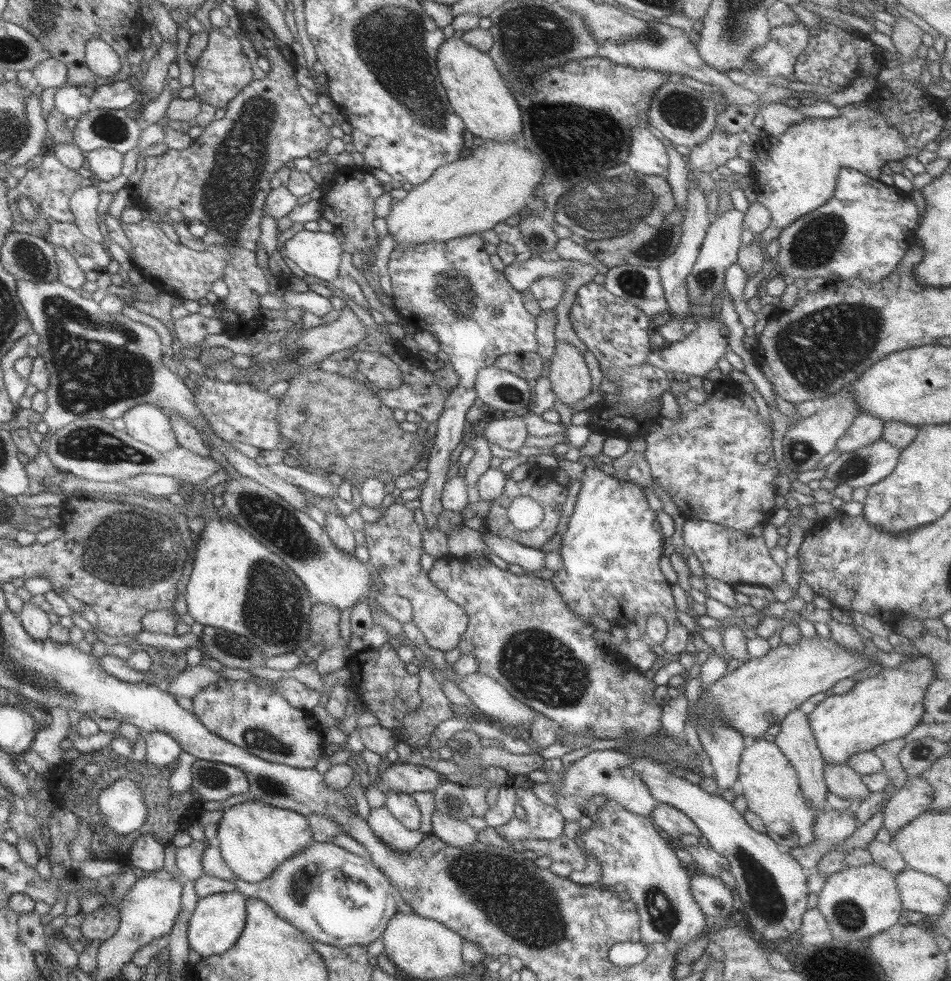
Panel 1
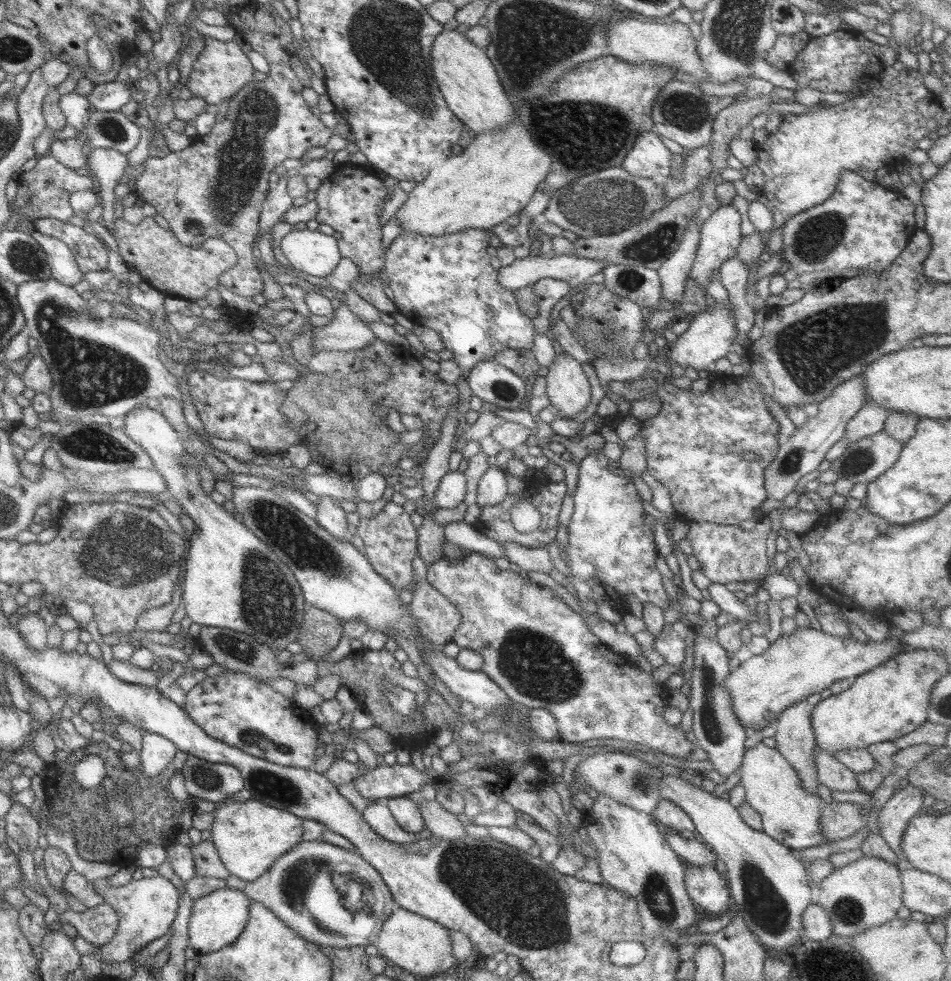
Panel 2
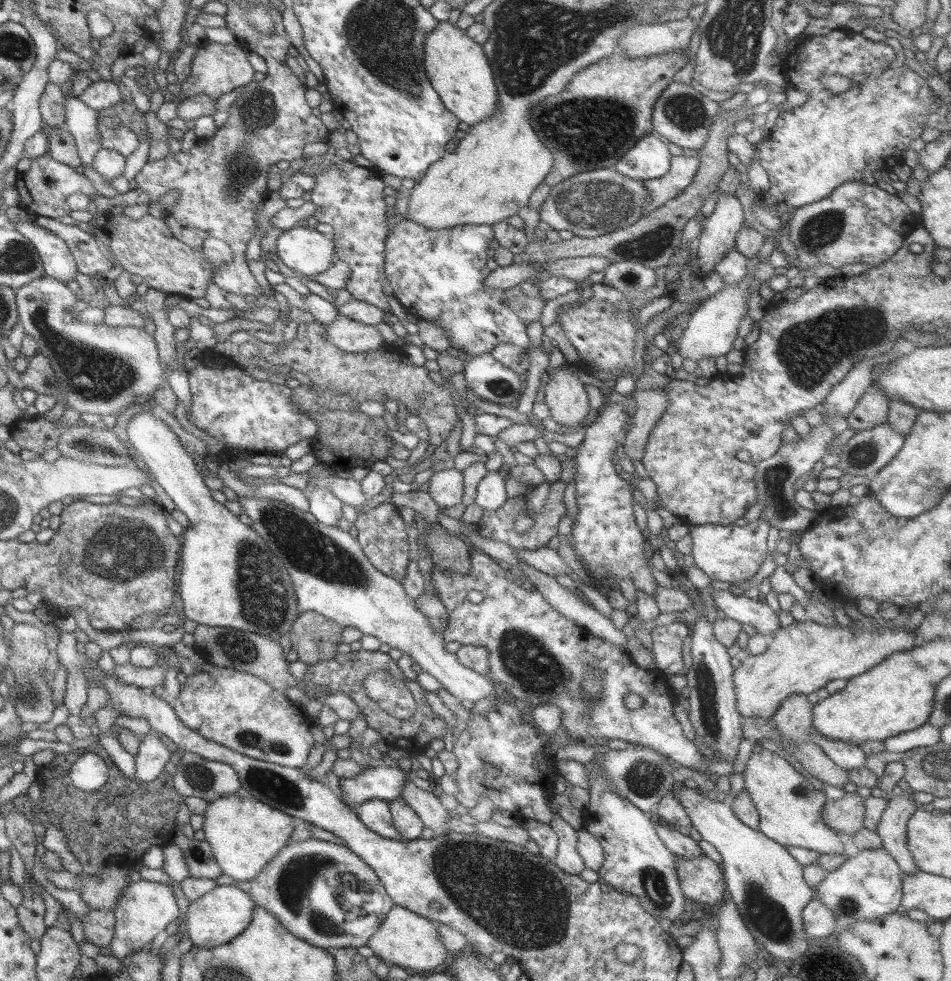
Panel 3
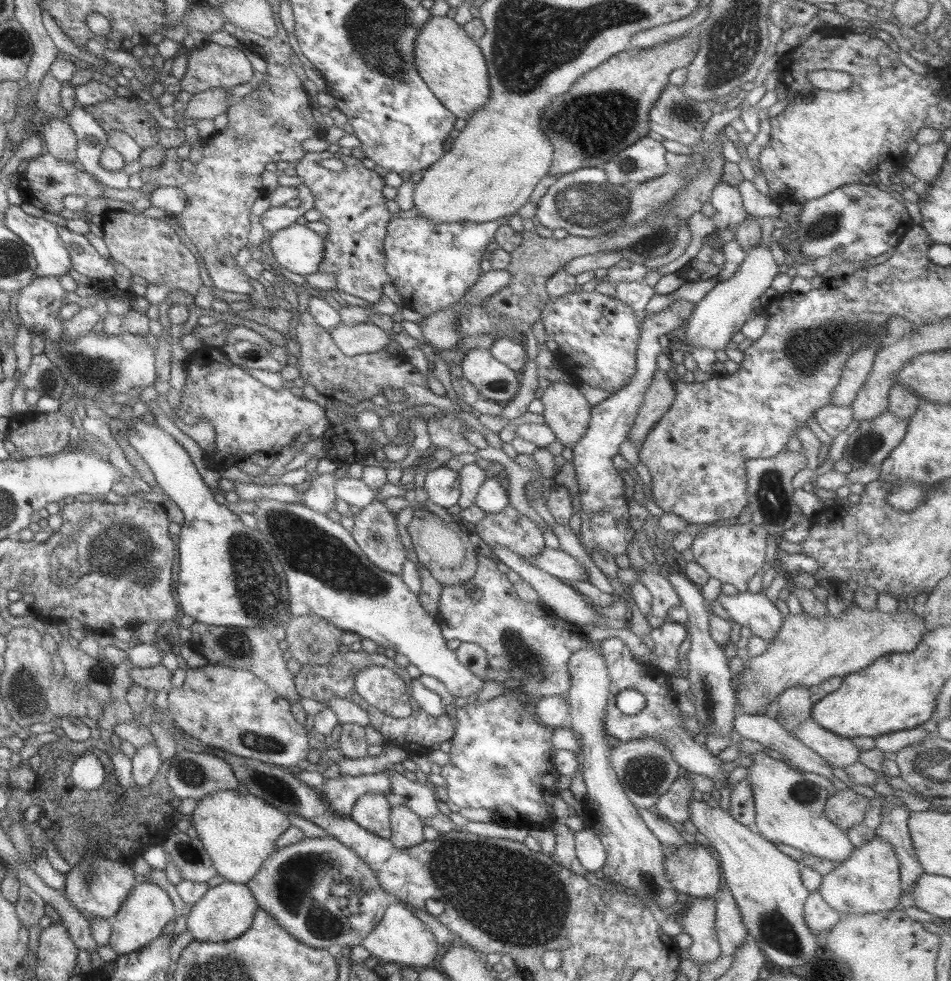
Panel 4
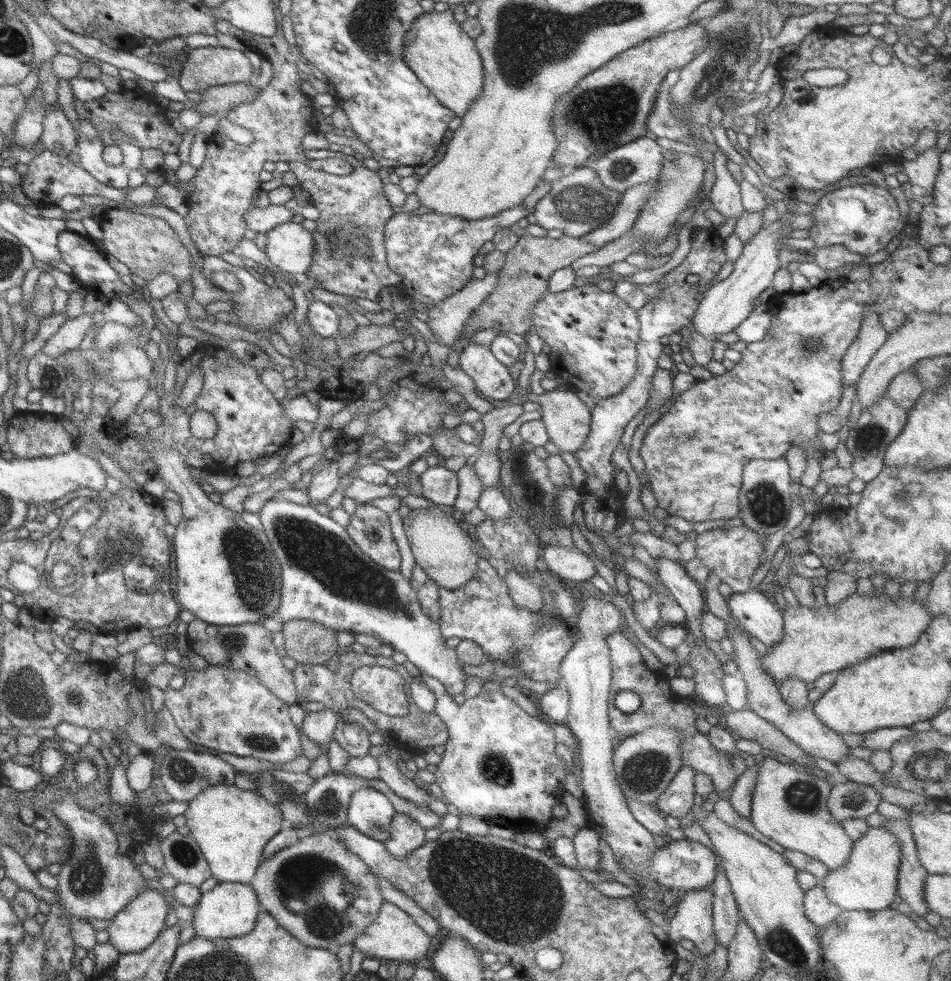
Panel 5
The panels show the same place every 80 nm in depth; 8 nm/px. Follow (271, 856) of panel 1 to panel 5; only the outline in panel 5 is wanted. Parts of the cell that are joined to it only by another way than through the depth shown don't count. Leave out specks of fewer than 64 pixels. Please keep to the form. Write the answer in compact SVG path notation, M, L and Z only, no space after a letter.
M216 784L206 788L188 802L185 824L208 863L210 877L221 883L248 884L262 860L265 843L282 826L277 805L254 790L243 791L233 784Z

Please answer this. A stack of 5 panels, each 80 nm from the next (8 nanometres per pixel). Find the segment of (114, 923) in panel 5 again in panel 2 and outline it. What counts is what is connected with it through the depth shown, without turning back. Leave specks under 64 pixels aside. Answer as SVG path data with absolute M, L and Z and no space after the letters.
M161 876L131 879L121 887L109 885L106 881L94 883L94 891L103 899L103 903L116 912L118 923L113 936L99 949L101 962L117 964L135 956L148 942L167 934L178 908L177 888Z

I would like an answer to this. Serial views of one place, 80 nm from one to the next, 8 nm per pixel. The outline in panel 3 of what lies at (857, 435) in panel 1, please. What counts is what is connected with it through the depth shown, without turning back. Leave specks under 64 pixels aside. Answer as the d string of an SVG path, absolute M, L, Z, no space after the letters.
M872 384L866 390L853 410L846 416L847 428L853 433L877 427L886 422L888 401L882 392Z

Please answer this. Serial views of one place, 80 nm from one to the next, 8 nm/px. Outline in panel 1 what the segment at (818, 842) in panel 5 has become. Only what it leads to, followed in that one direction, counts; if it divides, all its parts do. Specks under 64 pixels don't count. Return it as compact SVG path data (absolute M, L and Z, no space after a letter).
M763 738L745 742L737 770L737 789L745 798L747 810L766 828L766 835L777 845L779 852L803 846L812 839L815 812L801 794L793 768L775 743Z

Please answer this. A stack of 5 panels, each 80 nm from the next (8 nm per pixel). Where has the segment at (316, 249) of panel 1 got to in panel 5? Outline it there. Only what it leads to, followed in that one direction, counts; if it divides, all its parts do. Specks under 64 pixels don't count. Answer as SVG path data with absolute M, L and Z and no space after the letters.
M285 222L265 235L265 254L277 270L292 276L307 273L314 245L311 233L300 224Z

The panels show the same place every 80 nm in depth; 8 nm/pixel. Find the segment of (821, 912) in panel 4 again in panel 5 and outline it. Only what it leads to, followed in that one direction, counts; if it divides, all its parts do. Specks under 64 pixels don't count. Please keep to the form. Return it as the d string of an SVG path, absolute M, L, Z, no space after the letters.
M821 883L804 891L802 910L805 918L818 930L833 923L841 912L826 899Z

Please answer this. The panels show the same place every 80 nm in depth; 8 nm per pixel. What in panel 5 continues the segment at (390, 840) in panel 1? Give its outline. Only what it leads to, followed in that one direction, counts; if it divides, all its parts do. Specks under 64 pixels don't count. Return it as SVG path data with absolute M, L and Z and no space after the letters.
M375 789L357 790L349 798L345 824L362 835L385 841L388 828L395 814L385 795Z

